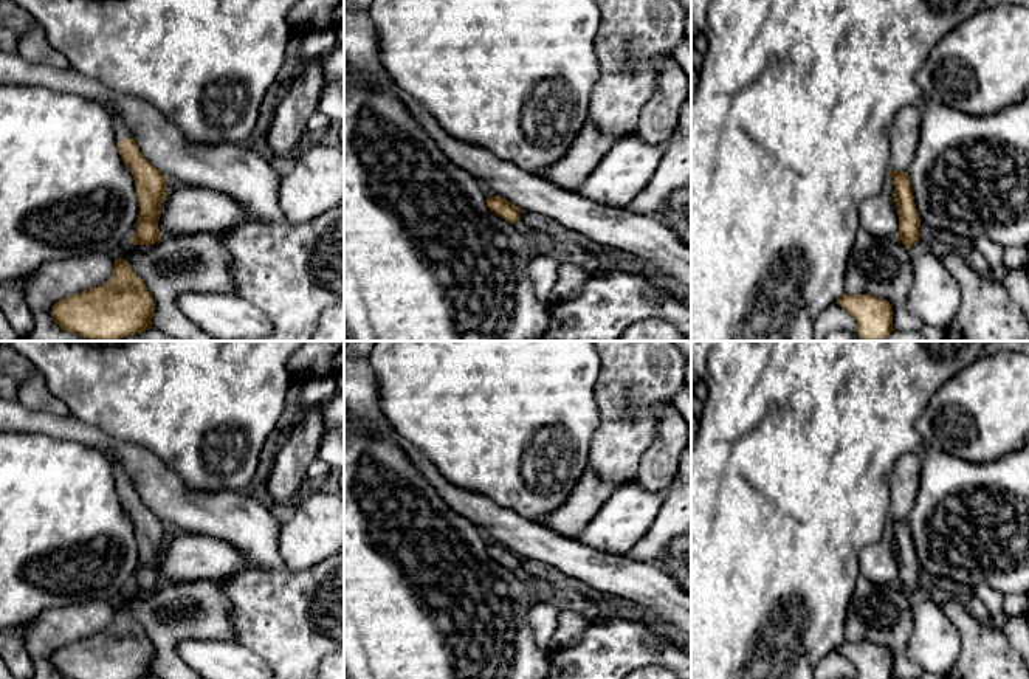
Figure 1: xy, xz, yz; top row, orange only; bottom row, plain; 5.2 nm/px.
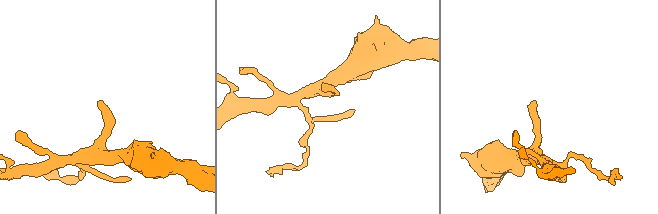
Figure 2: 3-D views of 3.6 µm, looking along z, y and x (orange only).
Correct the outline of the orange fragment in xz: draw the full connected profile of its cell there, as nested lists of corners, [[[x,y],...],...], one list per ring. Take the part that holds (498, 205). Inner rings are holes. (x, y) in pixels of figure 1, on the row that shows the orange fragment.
[[[501,195],[488,197],[487,206],[491,212],[494,212],[507,222],[521,222],[521,209],[511,205],[508,200],[502,198]]]

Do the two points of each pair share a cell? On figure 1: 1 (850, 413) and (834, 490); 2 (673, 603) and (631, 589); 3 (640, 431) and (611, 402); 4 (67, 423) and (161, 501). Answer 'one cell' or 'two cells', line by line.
1: one cell
2: one cell
3: one cell
4: one cell

